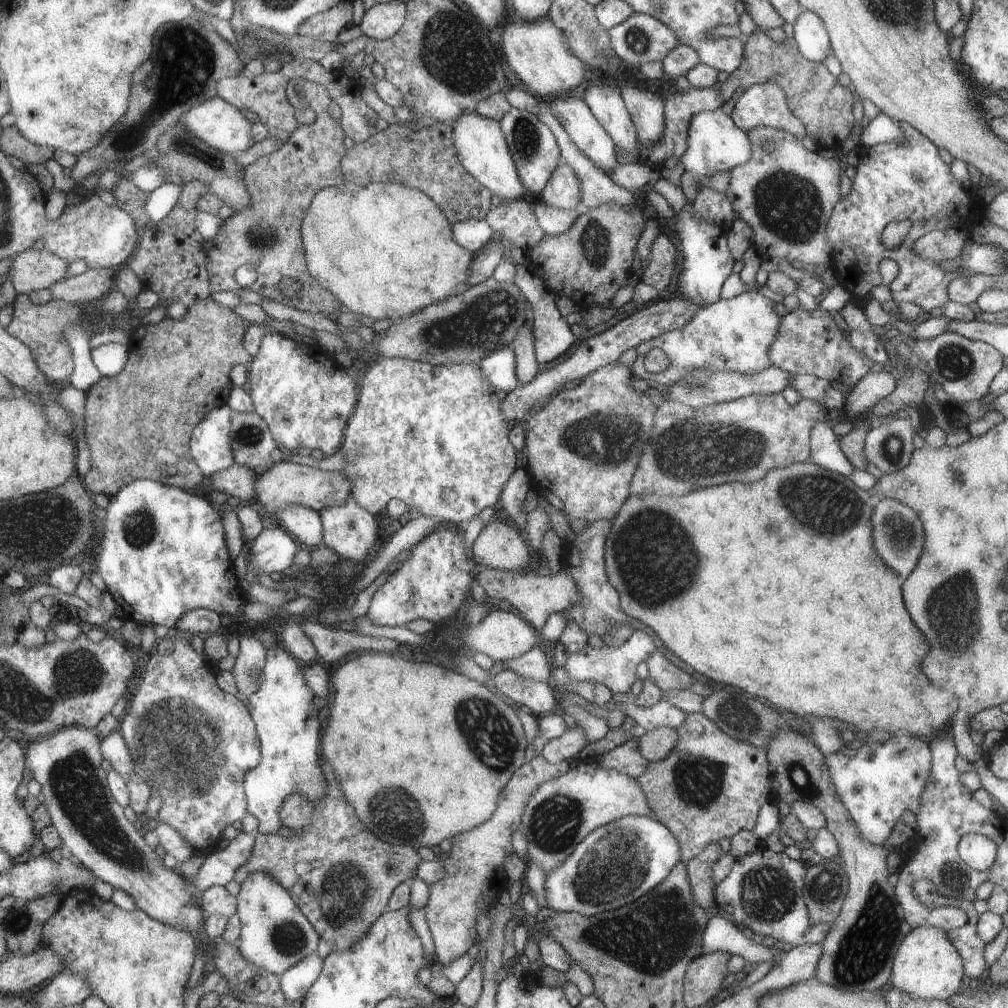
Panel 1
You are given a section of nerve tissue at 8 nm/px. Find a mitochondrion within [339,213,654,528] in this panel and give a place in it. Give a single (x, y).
(484, 323)

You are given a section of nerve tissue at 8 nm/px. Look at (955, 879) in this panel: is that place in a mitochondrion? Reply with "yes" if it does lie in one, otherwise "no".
yes

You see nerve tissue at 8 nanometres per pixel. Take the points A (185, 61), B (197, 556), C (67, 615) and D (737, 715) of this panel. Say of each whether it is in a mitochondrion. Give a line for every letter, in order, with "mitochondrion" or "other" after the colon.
A: mitochondrion
B: other
C: other
D: mitochondrion

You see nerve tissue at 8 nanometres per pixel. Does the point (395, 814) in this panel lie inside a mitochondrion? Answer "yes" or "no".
yes

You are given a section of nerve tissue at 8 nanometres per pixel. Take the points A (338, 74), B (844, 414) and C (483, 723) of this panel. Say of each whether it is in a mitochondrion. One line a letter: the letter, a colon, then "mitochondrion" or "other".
A: other
B: other
C: mitochondrion

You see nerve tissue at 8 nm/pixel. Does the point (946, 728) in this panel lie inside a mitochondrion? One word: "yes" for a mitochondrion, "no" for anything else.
no

